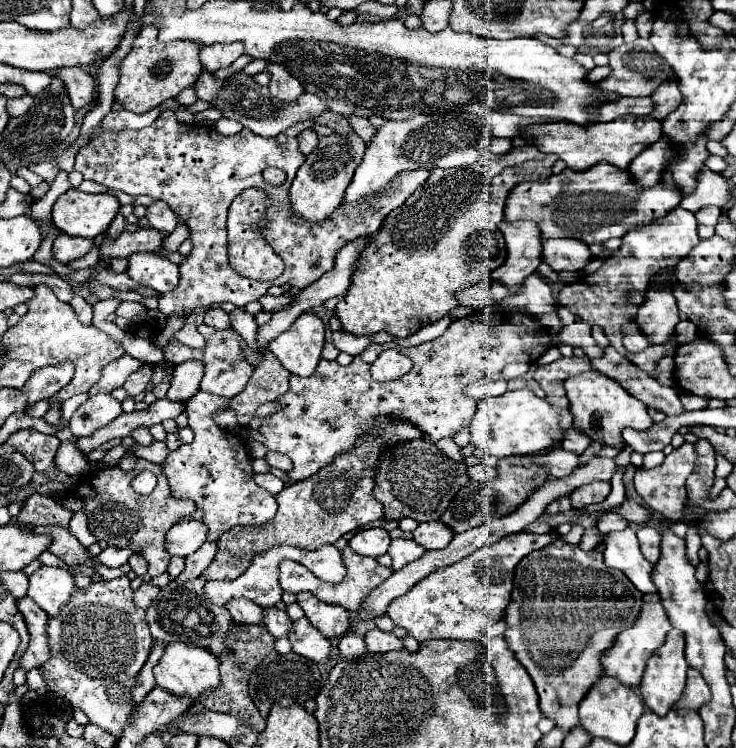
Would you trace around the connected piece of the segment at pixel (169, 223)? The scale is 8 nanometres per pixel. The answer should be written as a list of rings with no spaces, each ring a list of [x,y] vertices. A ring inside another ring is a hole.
[[[162,200],[154,202],[152,206],[148,206],[148,214],[146,214],[148,222],[152,228],[160,230],[162,234],[170,234],[176,230],[178,226],[178,220],[176,220],[176,214],[168,208],[168,204],[164,204]]]

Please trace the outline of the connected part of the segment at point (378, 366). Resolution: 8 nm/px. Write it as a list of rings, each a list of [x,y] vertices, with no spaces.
[[[384,350],[378,360],[372,364],[372,378],[386,382],[398,380],[412,368],[412,360],[398,350]]]

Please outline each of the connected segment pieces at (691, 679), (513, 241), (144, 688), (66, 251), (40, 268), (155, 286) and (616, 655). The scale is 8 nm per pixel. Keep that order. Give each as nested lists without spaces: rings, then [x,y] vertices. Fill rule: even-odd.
[[[690,668],[686,690],[684,690],[682,698],[674,704],[674,708],[676,710],[694,710],[694,712],[698,712],[704,704],[708,704],[708,700],[710,700],[710,688],[708,688],[706,680],[700,676],[700,672]]]
[[[518,220],[518,222],[502,222],[500,224],[500,231],[502,232],[506,244],[508,244],[508,256],[506,262],[490,272],[490,279],[494,282],[500,282],[506,290],[508,296],[516,296],[522,294],[524,290],[524,280],[536,272],[538,264],[540,264],[540,252],[542,252],[542,240],[540,240],[540,230],[534,222],[526,222],[526,220]]]
[[[156,642],[156,644],[154,644],[154,648],[152,648],[152,652],[150,652],[148,660],[146,660],[146,664],[142,666],[142,670],[140,670],[138,678],[136,678],[136,686],[134,686],[134,690],[132,690],[132,698],[134,698],[134,702],[142,702],[142,700],[144,700],[144,696],[146,696],[146,694],[156,686],[152,670],[154,670],[154,666],[158,664],[158,660],[162,658],[164,648],[166,648],[166,646],[164,646],[164,644],[160,644],[160,642]]]
[[[58,236],[52,246],[52,254],[60,264],[70,264],[72,260],[78,260],[90,252],[94,242],[90,238],[72,238],[72,236]]]
[[[33,259],[22,263],[21,268],[23,272],[28,273],[55,274],[52,267],[40,264]]]
[[[136,252],[128,256],[126,274],[138,284],[148,286],[160,294],[174,292],[180,280],[178,266],[158,252]]]
[[[644,602],[634,626],[620,632],[620,636],[616,638],[616,644],[604,652],[604,656],[602,656],[604,674],[618,678],[626,686],[640,684],[646,660],[652,656],[652,652],[656,652],[656,648],[662,646],[662,640],[670,628],[672,628],[672,624],[670,624],[666,612],[662,610],[662,604],[660,602]]]

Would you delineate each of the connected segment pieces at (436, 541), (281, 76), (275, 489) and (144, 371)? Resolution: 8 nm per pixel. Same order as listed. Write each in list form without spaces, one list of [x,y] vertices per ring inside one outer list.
[[[422,522],[412,534],[414,542],[424,546],[426,550],[440,550],[454,536],[454,532],[450,532],[450,528],[446,528],[442,522]]]
[[[268,62],[266,72],[270,74],[270,86],[268,88],[270,88],[272,96],[276,96],[284,102],[290,102],[290,100],[296,100],[304,92],[304,86],[284,66]]]
[[[256,474],[254,480],[256,480],[258,486],[262,486],[264,490],[268,490],[272,496],[276,496],[284,488],[284,482],[278,480],[274,474]]]
[[[142,366],[140,370],[136,370],[134,374],[128,376],[128,380],[124,382],[122,388],[128,392],[130,398],[136,398],[138,394],[144,392],[146,384],[150,382],[150,376],[152,376],[152,366]]]

